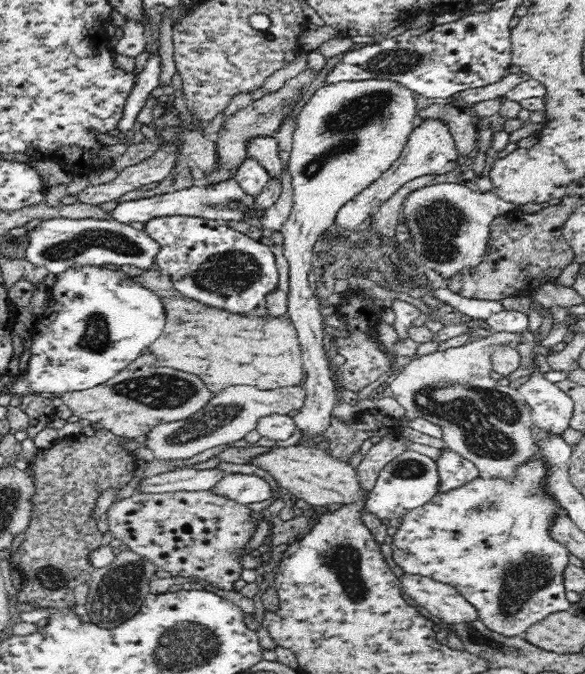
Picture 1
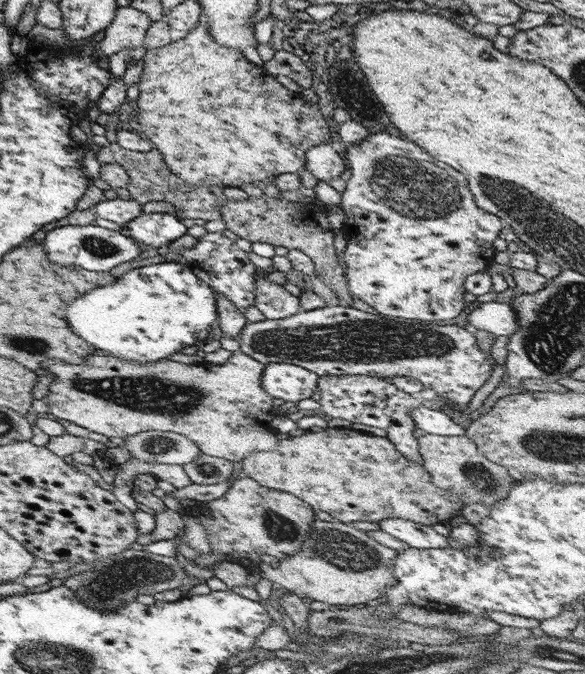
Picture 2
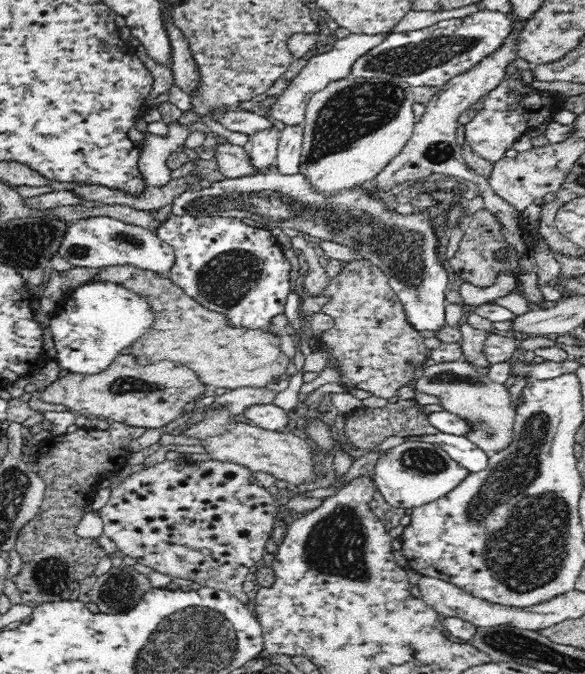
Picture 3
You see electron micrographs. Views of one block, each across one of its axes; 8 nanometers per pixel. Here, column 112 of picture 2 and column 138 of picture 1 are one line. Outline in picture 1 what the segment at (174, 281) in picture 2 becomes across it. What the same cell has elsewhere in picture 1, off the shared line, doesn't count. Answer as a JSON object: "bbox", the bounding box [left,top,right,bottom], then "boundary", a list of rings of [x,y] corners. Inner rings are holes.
{"bbox":[3,266,166,394],"boundary":[[[101,266],[70,267],[57,275],[51,290],[48,291],[48,306],[31,330],[31,353],[28,370],[20,373],[3,392],[10,394],[64,394],[86,390],[114,378],[132,360],[136,360],[142,350],[146,350],[164,330],[166,312],[160,298],[148,288],[134,282],[130,276],[117,268]]]}

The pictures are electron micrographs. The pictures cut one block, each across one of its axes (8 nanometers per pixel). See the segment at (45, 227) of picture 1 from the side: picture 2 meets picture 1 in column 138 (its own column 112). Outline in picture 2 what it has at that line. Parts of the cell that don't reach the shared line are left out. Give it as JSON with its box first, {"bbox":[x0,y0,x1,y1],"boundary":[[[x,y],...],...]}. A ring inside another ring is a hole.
{"bbox":[43,226,140,272],"boundary":[[[62,226],[46,233],[43,246],[48,258],[58,266],[72,266],[76,264],[86,270],[94,272],[108,272],[114,266],[134,260],[140,254],[137,242],[124,232],[114,231],[100,227],[88,226]]]}

